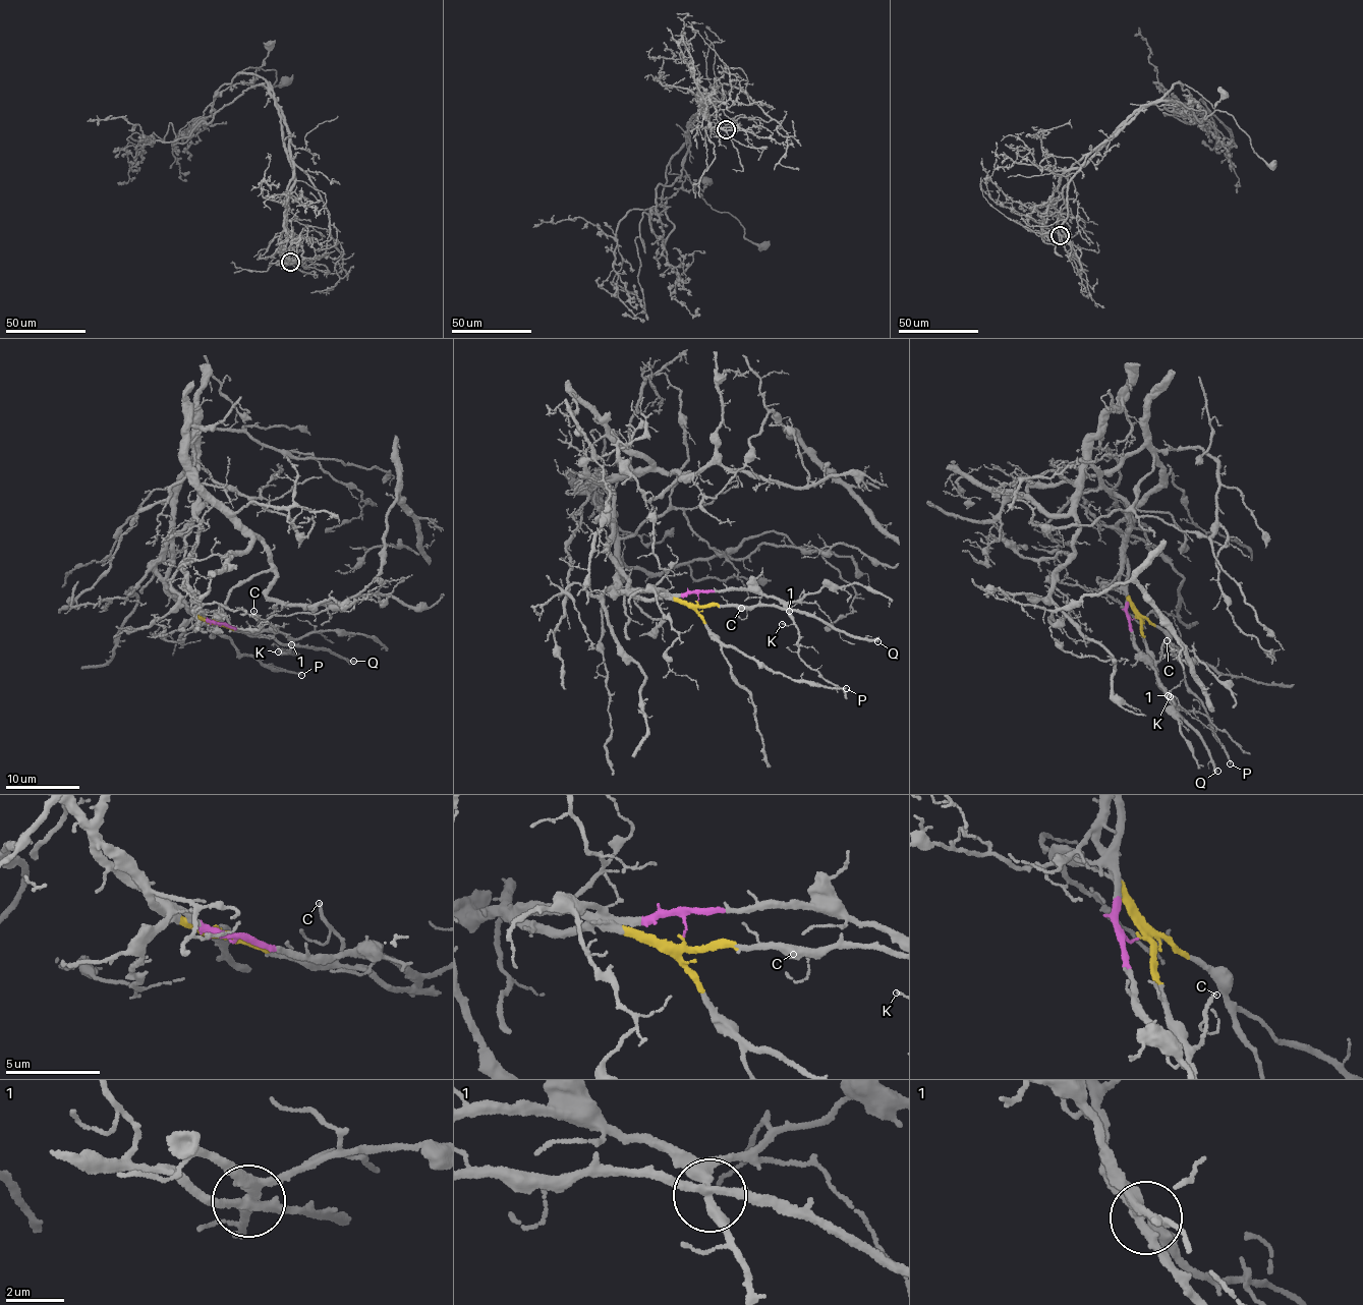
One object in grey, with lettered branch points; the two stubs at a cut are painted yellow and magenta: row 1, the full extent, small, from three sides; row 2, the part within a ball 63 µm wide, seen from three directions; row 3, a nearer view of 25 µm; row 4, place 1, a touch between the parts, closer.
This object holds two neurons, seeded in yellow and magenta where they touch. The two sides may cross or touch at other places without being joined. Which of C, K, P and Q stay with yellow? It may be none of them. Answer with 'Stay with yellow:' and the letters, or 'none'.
Stay with yellow: C, P, Q

